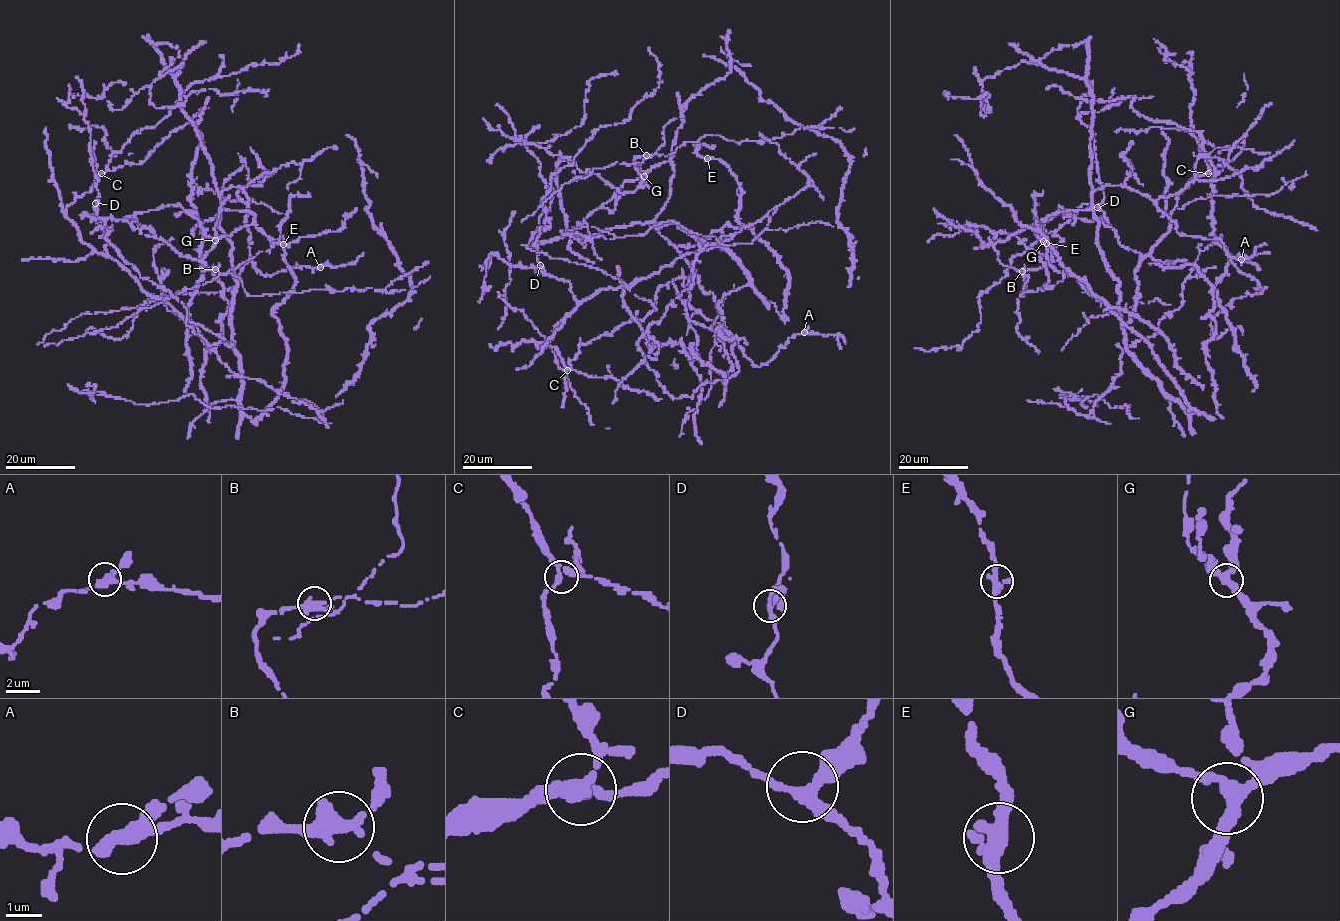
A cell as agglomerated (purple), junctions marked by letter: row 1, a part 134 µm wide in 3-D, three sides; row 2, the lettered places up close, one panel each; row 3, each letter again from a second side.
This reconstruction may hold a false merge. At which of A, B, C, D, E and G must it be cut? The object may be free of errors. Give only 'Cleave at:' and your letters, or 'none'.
Cleave at: B

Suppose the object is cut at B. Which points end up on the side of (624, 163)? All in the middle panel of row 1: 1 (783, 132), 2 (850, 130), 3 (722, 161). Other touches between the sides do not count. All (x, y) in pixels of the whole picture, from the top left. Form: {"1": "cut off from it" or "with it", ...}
{"1": "with it", "2": "with it", "3": "cut off from it"}

